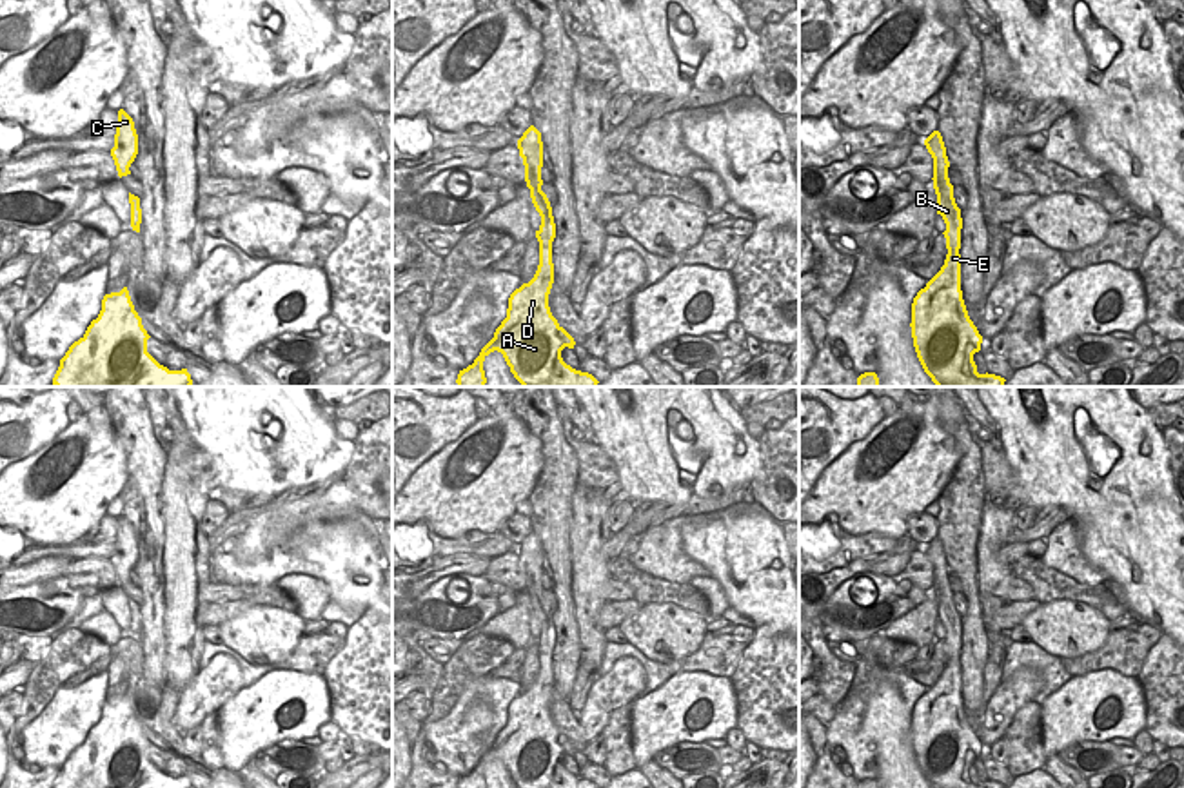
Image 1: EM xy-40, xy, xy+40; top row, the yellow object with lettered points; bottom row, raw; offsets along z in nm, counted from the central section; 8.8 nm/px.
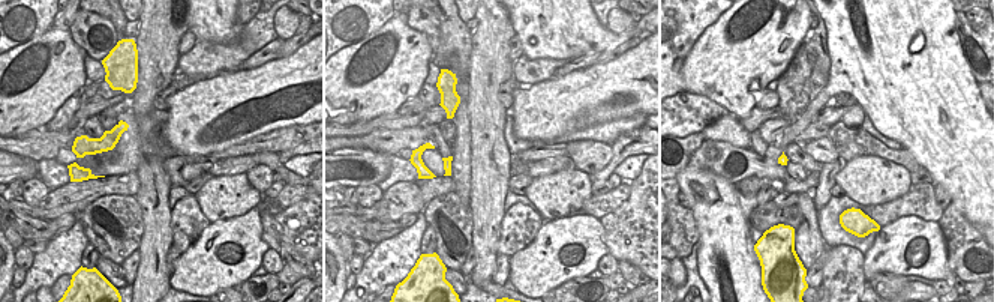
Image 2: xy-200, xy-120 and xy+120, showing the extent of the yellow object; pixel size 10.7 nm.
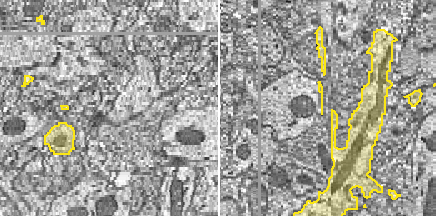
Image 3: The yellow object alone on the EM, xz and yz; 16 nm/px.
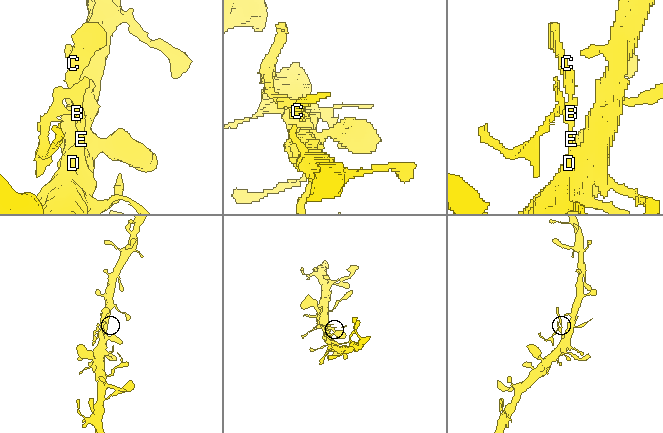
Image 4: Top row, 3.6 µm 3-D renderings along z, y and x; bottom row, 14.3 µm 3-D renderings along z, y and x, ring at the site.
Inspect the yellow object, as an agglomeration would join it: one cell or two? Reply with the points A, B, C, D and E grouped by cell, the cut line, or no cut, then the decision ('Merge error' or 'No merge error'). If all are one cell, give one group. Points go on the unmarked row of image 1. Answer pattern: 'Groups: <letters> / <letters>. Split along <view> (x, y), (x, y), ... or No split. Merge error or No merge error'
Groups: A D E / B C. Split along xy (536, 641), (547, 641), (552, 647). Merge error

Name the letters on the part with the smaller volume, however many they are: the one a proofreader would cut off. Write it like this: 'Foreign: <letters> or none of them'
Foreign: B, C

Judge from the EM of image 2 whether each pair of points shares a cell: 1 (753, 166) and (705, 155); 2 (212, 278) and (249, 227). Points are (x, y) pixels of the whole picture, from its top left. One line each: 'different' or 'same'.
1: same
2: same

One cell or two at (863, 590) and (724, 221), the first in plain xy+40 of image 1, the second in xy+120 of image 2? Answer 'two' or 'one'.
two

